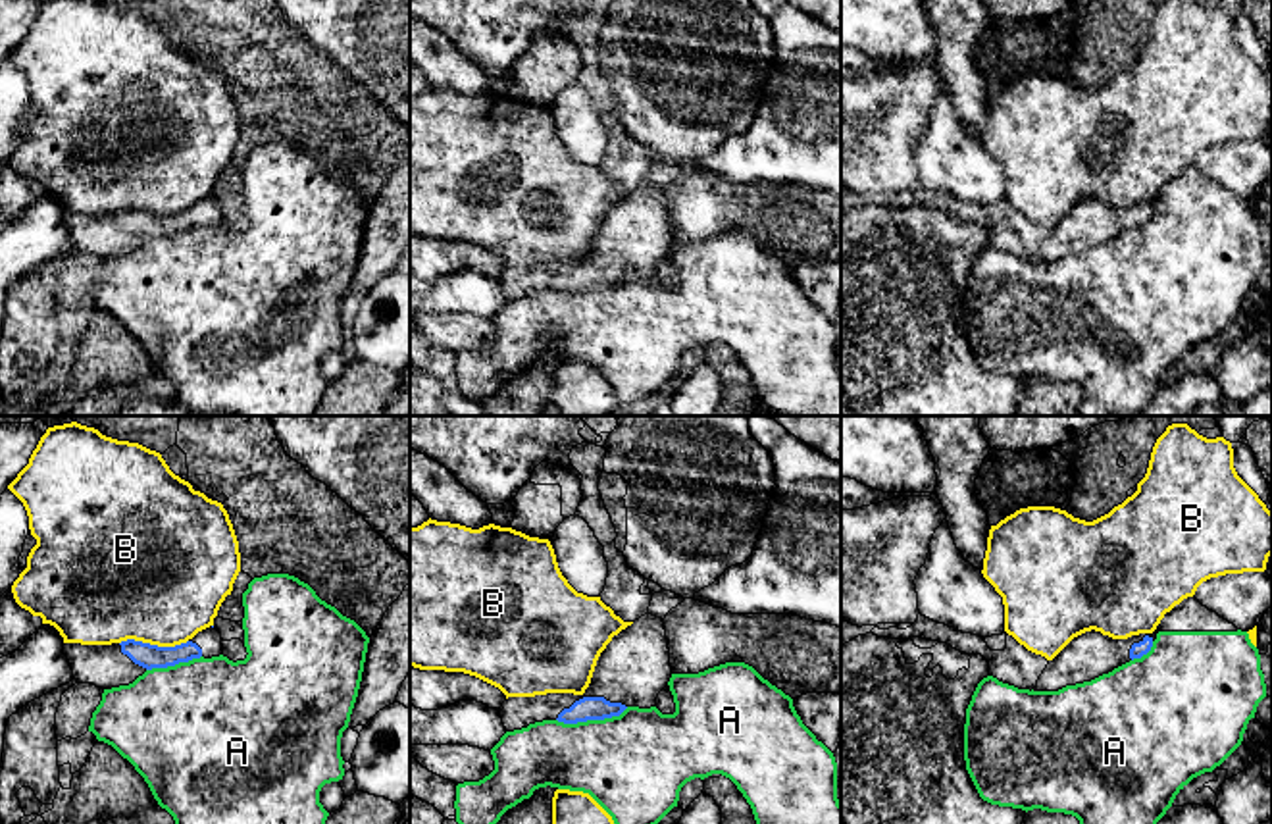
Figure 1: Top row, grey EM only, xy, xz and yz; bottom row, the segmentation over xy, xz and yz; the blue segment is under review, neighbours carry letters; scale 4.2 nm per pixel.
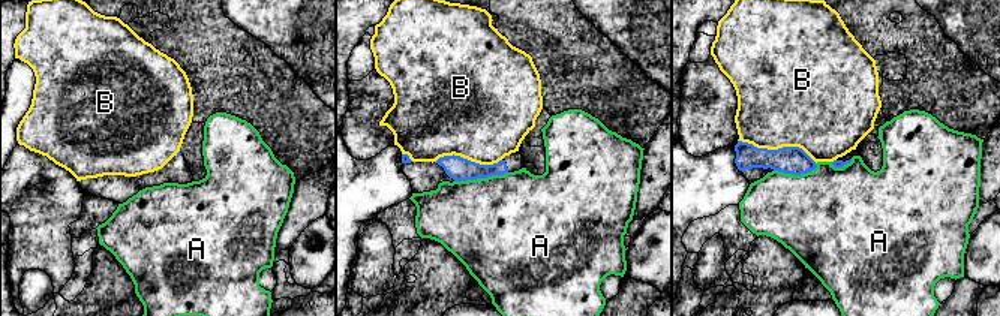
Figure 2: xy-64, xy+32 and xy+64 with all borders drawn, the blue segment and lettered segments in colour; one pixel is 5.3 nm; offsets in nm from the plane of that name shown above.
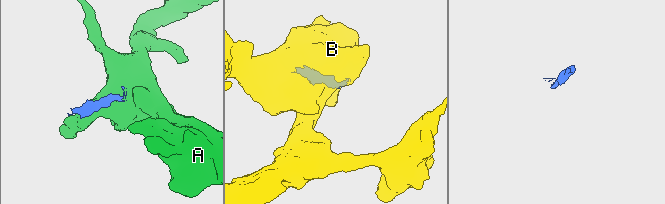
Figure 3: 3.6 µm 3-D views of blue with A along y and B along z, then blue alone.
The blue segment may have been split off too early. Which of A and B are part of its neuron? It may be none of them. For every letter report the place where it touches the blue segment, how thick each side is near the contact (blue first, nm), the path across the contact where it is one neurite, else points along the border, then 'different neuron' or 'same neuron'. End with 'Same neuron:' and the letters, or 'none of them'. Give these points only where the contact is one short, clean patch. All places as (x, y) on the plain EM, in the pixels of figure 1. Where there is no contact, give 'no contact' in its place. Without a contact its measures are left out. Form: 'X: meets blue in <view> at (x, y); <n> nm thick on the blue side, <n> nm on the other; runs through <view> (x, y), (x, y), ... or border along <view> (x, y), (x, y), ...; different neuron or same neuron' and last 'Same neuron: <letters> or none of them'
A: meets blue in xz at (591, 287); 100 nm thick on the blue side, 420 nm on the other; different neuron
B: meets blue in xy at (152, 214); 100 nm thick on the blue side, 480 nm on the other; different neuron
Same neuron: none of them

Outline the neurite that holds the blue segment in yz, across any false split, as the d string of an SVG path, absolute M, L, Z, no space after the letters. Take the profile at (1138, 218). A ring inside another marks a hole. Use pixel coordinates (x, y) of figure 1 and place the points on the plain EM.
M1095 198L1085 200L1049 229L1035 256L1037 260L1058 260L1066 254L1091 250L1133 227L1141 227L1151 216L1151 202L1112 208Z

